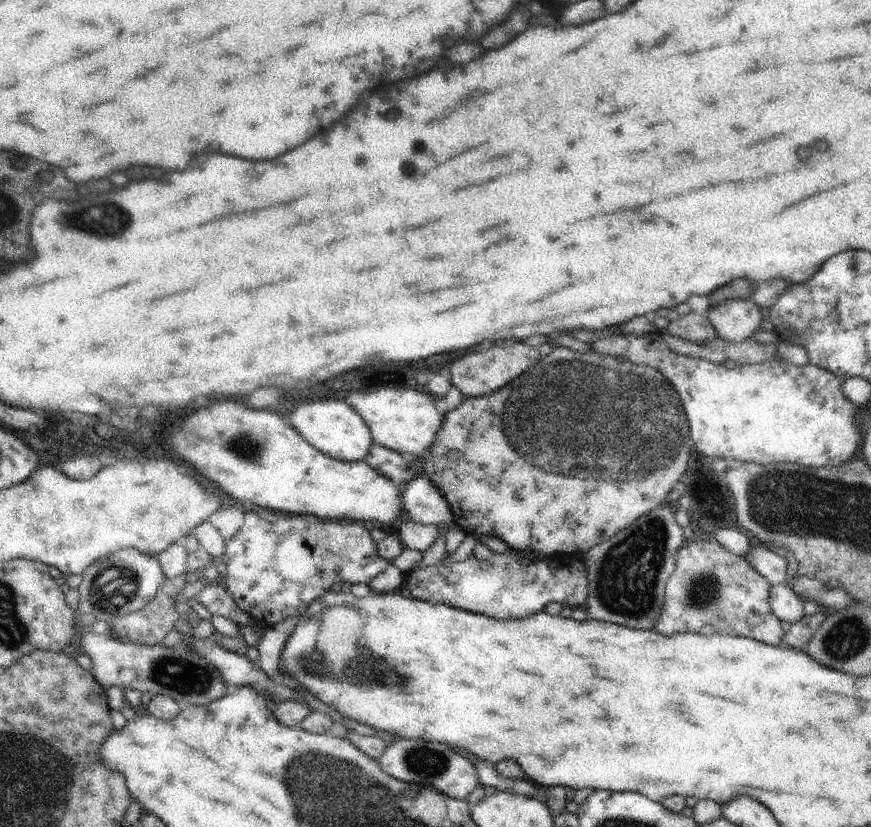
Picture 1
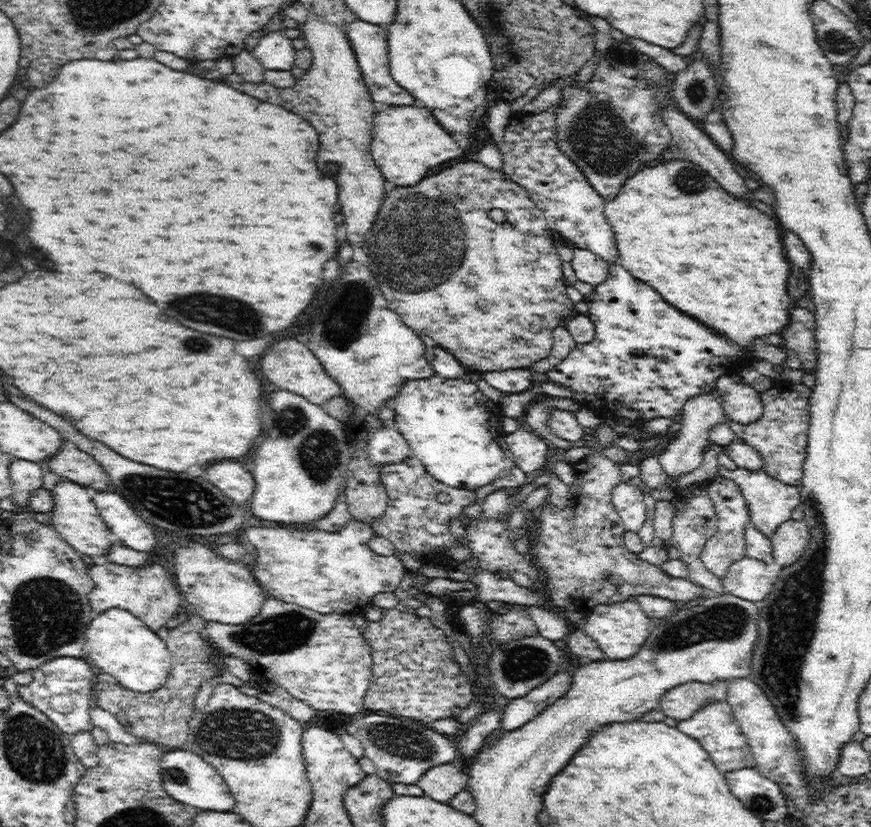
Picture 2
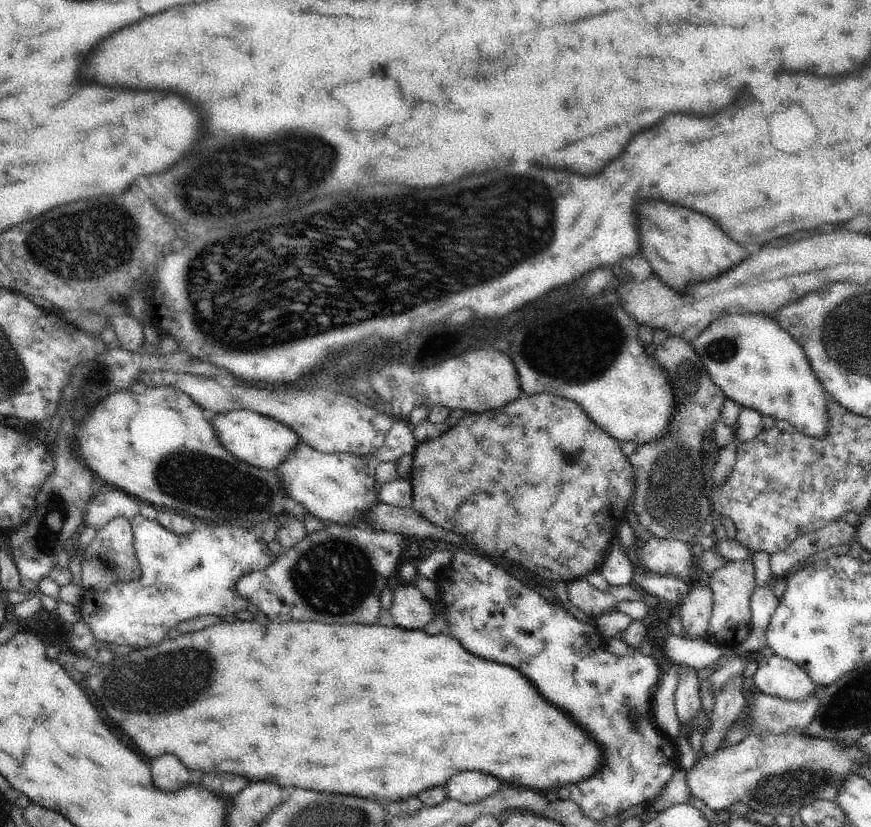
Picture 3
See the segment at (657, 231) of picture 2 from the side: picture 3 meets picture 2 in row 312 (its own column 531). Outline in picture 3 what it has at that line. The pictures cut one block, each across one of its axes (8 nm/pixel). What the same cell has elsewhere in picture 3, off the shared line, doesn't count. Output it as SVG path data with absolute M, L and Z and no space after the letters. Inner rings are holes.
M225 620L219 624L213 624L208 627L203 628L202 630L191 632L191 633L182 633L177 636L175 639L170 639L169 637L164 637L158 644L137 648L131 651L128 655L122 655L121 657L114 657L111 662L108 664L99 666L94 670L86 674L84 678L84 686L88 690L88 700L100 710L106 714L106 718L114 724L114 728L122 730L126 736L130 736L130 740L134 740L132 744L146 756L146 760L154 760L162 754L174 754L180 758L180 762L188 768L188 770L200 770L200 772L218 772L218 774L236 774L236 776L244 776L246 780L250 782L274 782L278 784L280 788L310 788L310 790L316 790L316 792L334 792L334 794L346 794L346 796L362 796L362 798L368 798L368 800L388 800L388 802L400 802L400 800L408 800L412 796L418 796L422 790L430 790L430 788L439 787L445 785L454 774L458 772L464 772L464 770L480 770L480 772L488 772L488 774L494 774L498 776L501 782L508 782L508 784L514 784L514 786L520 786L520 788L532 788L532 790L540 790L540 792L546 792L552 788L552 784L556 788L562 788L566 784L576 784L580 780L586 780L588 776L592 776L600 764L600 748L596 744L592 744L592 740L588 740L588 736L584 736L584 732L580 728L576 728L572 724L572 720L566 720L566 716L558 710L558 708L552 708L550 704L544 704L542 696L536 692L536 688L532 688L532 684L520 676L518 670L514 668L508 668L508 666L500 666L496 662L490 662L490 660L480 660L476 656L472 656L470 652L466 652L466 649L454 638L452 635L448 634L446 631L438 634L438 636L430 636L421 630L402 630L402 628L390 626L386 628L386 623L380 621L382 626L360 626L360 624L350 624L350 626L338 626L338 623L322 623L318 621L312 622L287 622L279 623L276 621L270 621L270 624L267 626L262 626L257 621L247 622L247 621L237 621L232 624Z

